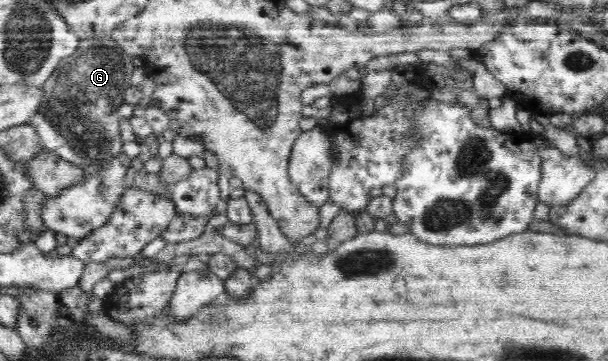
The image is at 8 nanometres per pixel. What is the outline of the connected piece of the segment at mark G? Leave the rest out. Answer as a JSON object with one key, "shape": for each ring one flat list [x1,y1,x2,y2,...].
{"shape":[[110,36,80,40,79,50,64,59,44,84,39,112,28,120,36,128,44,148,85,173,97,170,94,177,101,174,108,162,124,153,126,142,120,133,121,116,117,109,132,84,135,66,131,57]]}

